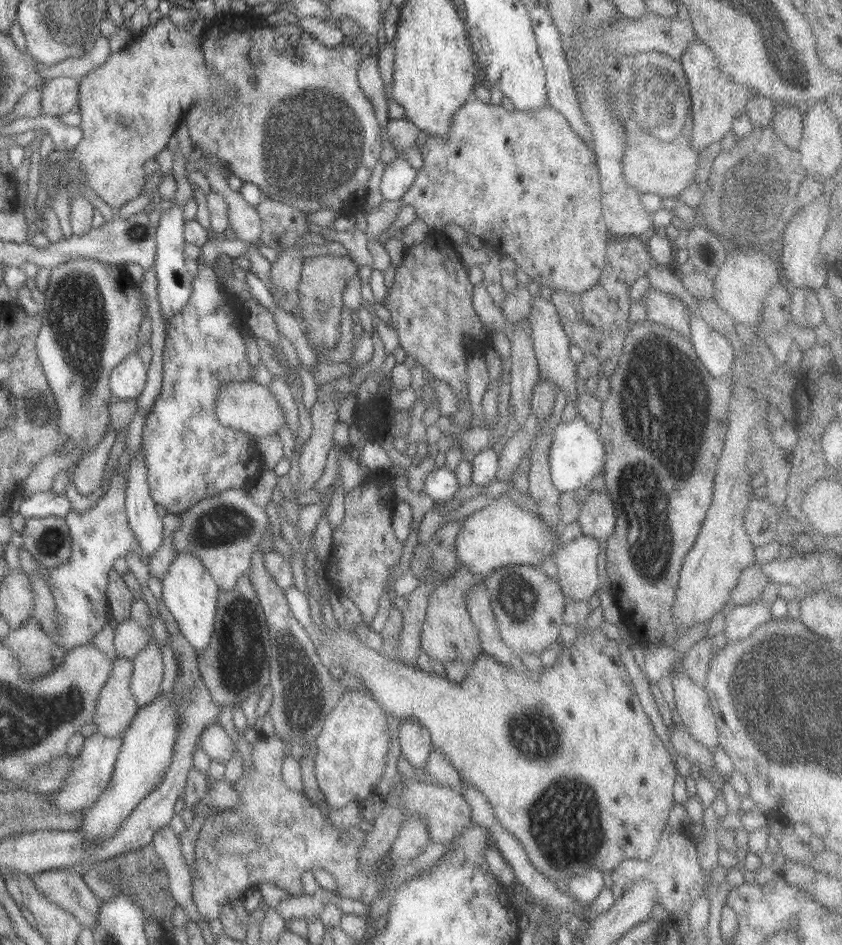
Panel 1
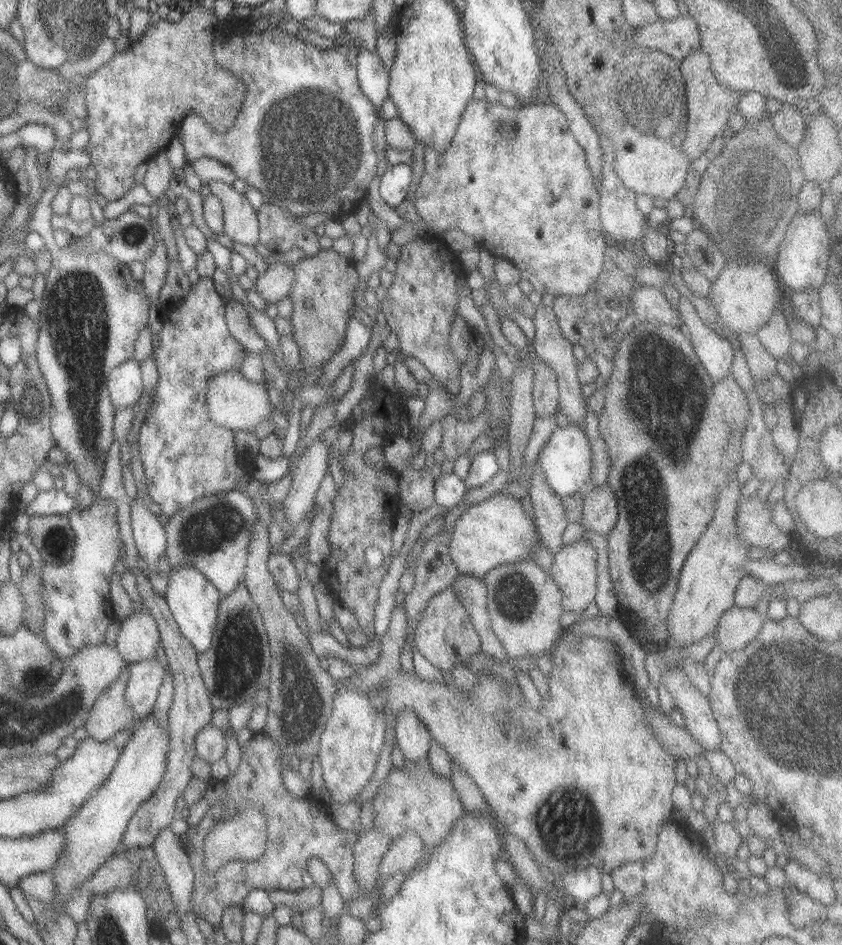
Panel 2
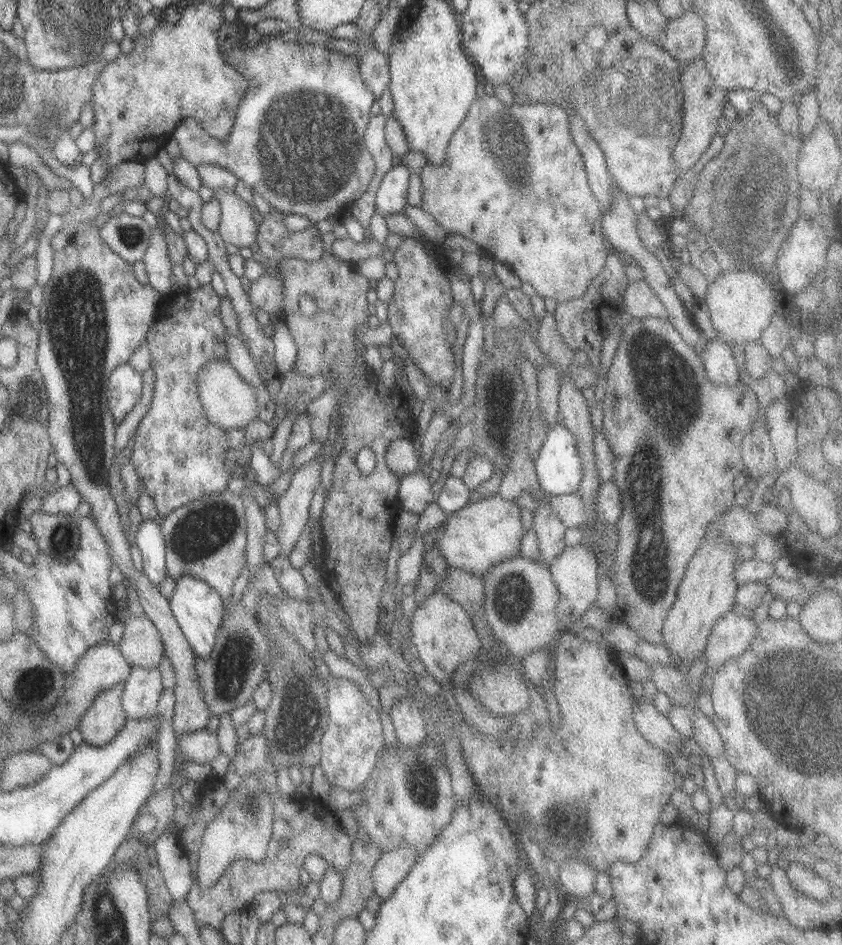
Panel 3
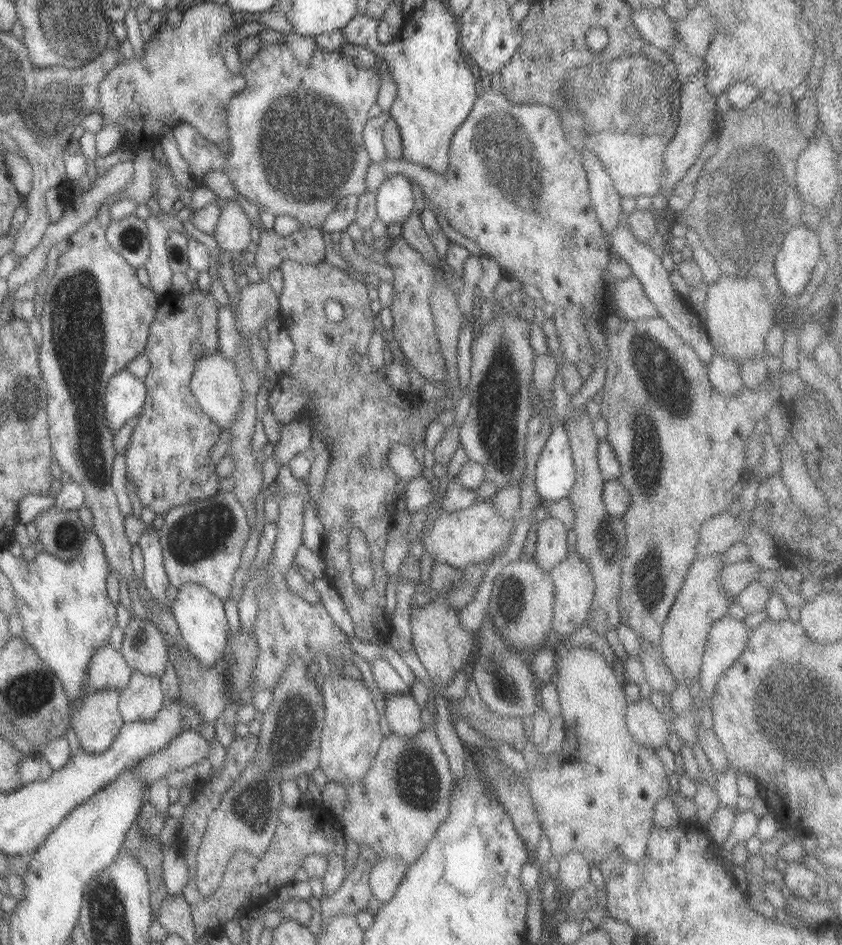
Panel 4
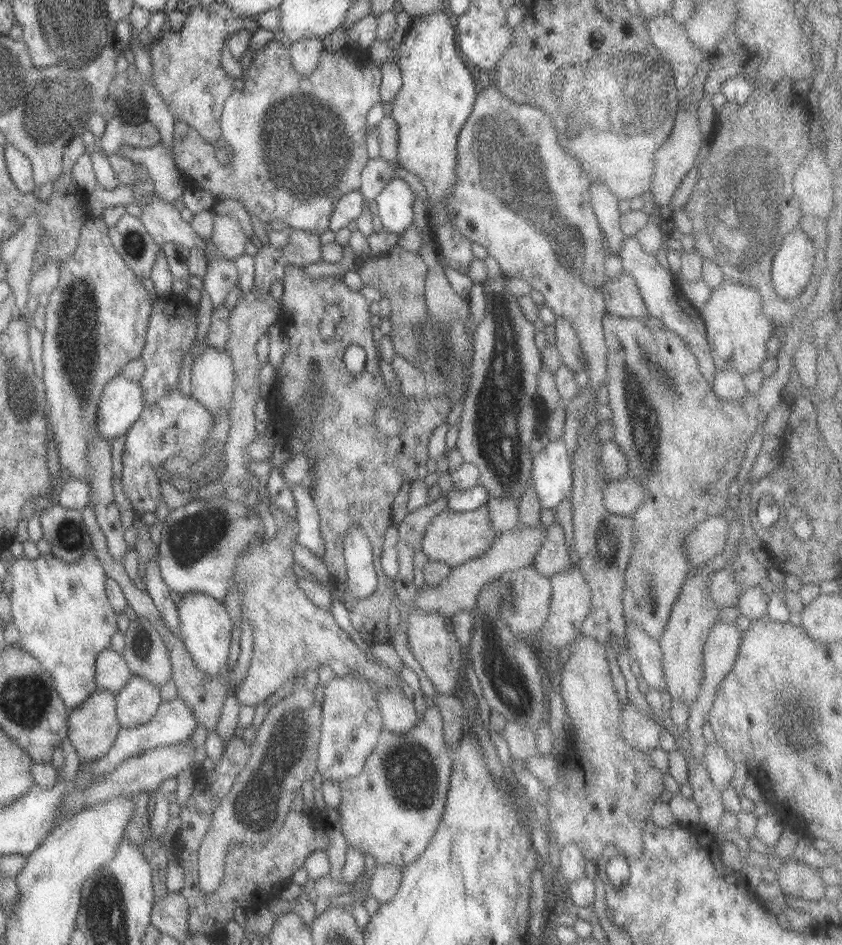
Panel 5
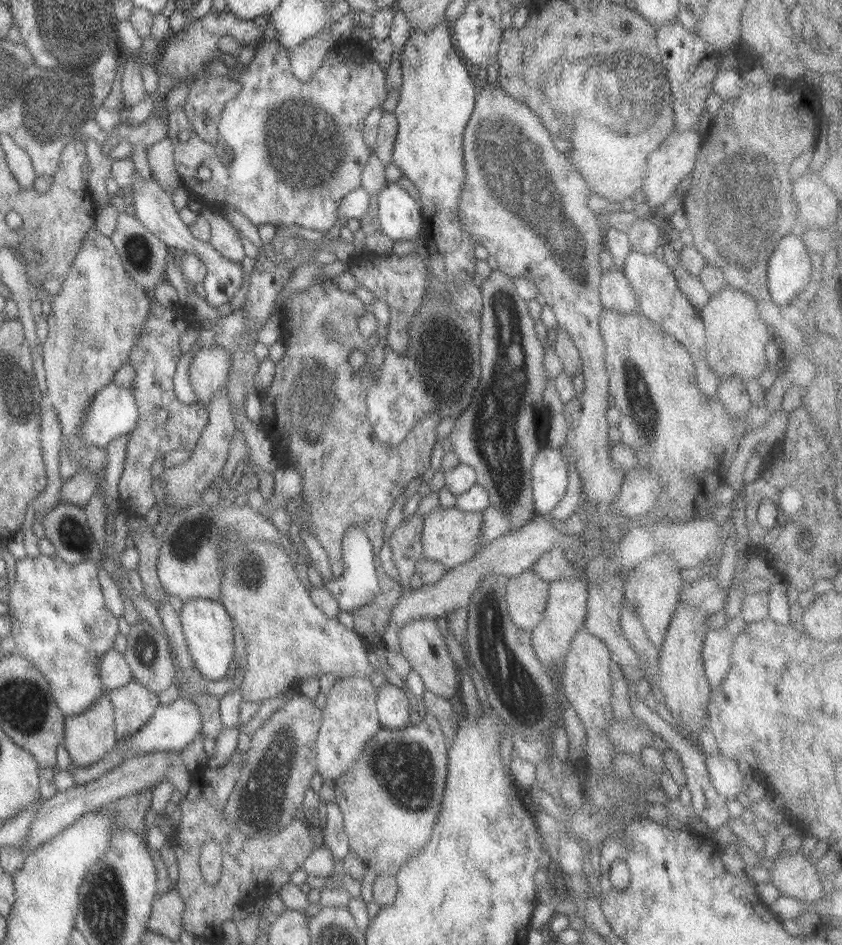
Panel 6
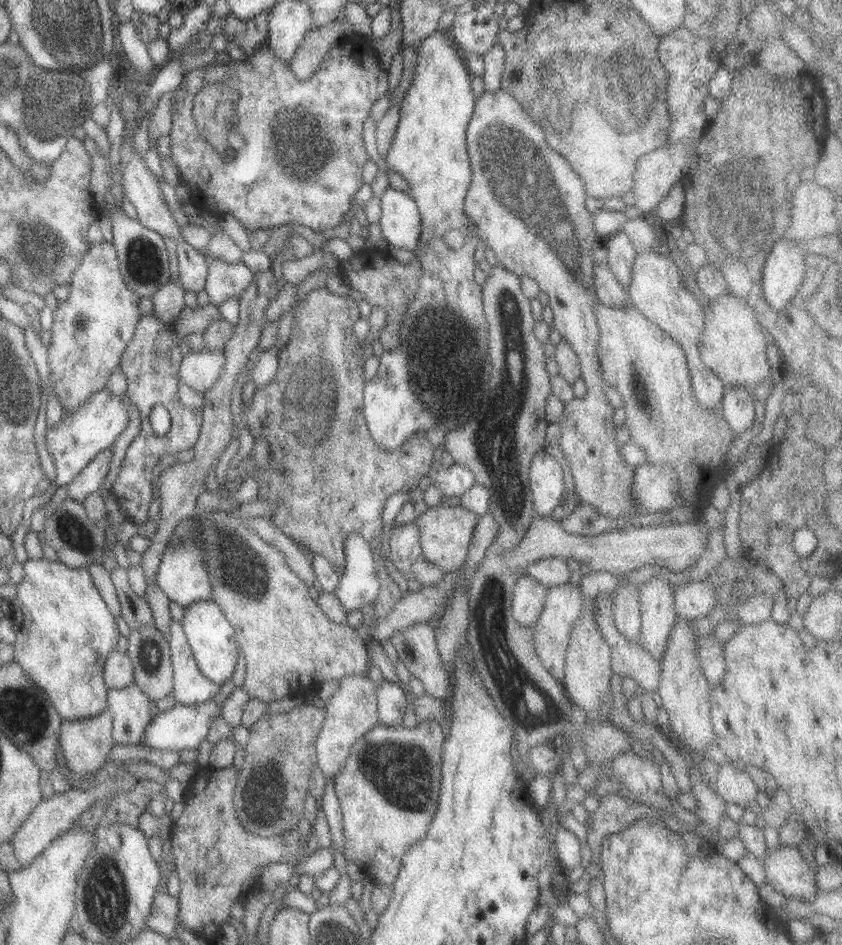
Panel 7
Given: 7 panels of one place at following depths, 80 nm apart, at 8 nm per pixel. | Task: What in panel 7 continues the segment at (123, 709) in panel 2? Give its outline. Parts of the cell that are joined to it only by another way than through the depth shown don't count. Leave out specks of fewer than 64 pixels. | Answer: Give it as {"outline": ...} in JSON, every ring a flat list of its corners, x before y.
{"outline":[[107,710,103,711,101,715,91,717,91,719,61,721,58,745,61,746,65,765,73,775,85,779,85,777,99,772,99,769,105,764,107,753,114,745,111,739,111,730,112,721]]}

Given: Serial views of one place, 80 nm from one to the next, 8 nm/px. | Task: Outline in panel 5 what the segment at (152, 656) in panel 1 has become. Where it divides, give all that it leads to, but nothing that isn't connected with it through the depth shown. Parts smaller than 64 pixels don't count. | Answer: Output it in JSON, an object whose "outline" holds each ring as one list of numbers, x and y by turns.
{"outline":[[135,675,114,696,119,728,135,727,148,722,162,702,157,687]]}

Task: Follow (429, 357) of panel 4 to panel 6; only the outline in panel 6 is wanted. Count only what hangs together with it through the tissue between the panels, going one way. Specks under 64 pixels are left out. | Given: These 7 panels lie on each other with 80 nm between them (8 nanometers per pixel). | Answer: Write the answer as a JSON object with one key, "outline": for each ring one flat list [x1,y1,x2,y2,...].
{"outline":[[368,252,365,256,356,256,350,260,346,269,360,288,365,287,374,296,374,300,382,300,389,311,389,323,386,331,381,335,381,341,391,353,403,356,409,344,406,326,411,315,415,312,423,298,426,280,426,262,419,255,413,253,405,257,396,254,376,254]]}

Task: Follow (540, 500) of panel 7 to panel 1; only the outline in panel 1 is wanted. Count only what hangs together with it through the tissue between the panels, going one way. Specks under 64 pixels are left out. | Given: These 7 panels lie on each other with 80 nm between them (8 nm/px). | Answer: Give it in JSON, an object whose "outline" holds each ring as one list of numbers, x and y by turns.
{"outline":[[578,415,571,421,562,421,554,426,549,450,547,451,547,466,551,484,559,494,573,491,578,493,587,488,590,480,602,470,604,448,598,432,589,428]]}

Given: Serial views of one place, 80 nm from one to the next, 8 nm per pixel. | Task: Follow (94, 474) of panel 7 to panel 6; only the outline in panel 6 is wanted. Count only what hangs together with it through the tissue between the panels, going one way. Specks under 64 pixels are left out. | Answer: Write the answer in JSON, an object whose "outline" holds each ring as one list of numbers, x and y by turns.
{"outline":[[80,470,69,480,62,482,60,488,61,503,83,508,87,500,95,493,95,488,98,488,98,480,91,471]]}

